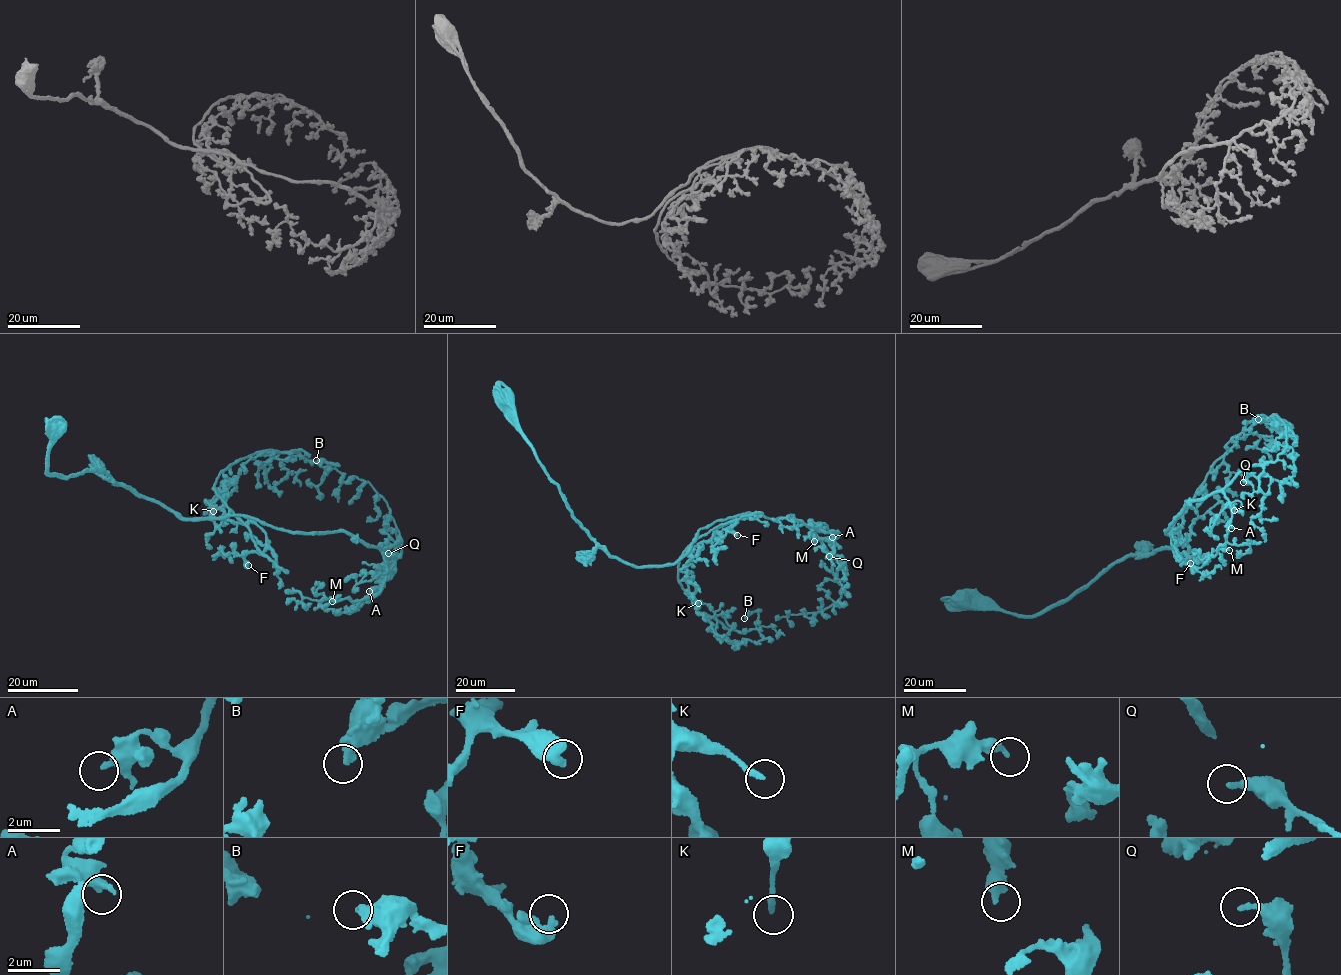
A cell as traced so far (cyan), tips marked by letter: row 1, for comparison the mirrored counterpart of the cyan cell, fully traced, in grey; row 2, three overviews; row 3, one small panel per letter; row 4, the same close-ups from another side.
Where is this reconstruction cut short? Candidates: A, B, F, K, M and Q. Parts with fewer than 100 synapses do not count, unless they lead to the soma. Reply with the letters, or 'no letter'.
F

